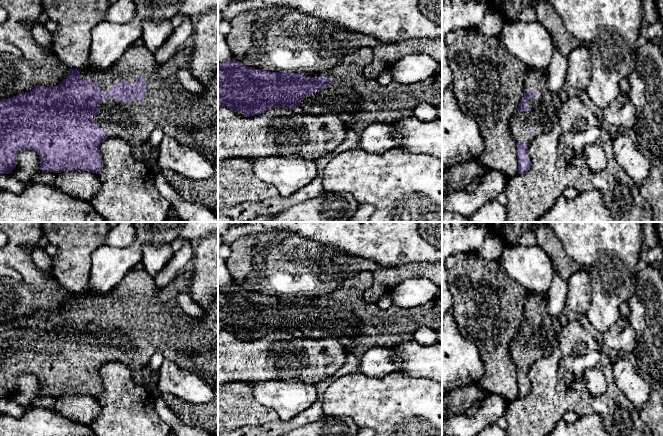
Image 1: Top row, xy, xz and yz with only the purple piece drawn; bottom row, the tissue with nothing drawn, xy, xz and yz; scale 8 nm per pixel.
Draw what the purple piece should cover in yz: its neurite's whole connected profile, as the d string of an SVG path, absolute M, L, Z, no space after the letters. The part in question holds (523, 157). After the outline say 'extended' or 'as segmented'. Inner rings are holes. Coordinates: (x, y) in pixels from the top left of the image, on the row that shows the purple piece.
M530 68L523 84L524 97L509 120L510 132L517 146L519 174L530 169L530 142L550 132L559 123L563 95L551 92L547 80L547 70Z; extended

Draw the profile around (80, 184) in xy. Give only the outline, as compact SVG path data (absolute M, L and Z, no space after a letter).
M72 170L58 173L54 185L72 197L90 202L100 188L97 174Z

